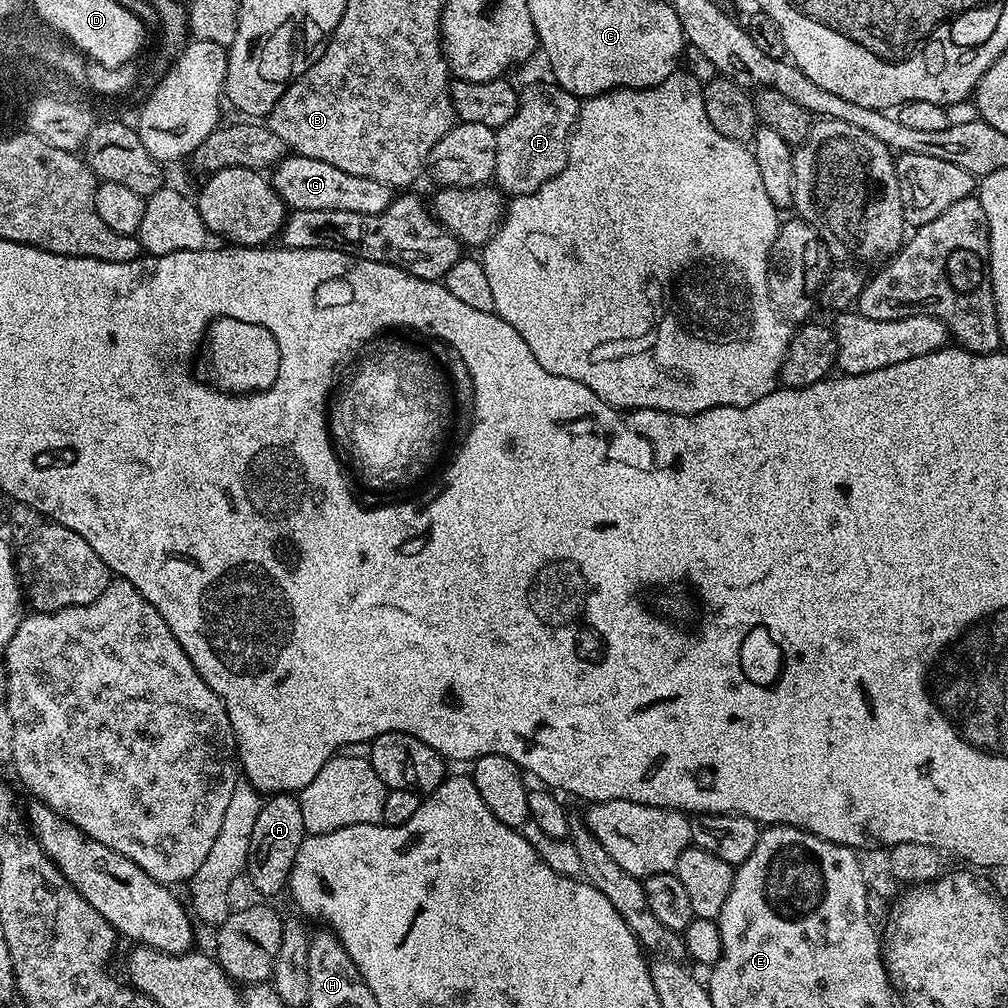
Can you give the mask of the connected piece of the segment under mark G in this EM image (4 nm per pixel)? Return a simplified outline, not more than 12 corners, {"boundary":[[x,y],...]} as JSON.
{"boundary":[[289,154],[270,172],[292,210],[379,214],[394,189]]}

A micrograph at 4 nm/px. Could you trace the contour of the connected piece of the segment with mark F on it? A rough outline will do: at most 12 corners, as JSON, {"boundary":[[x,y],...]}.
{"boundary":[[519,89],[495,129],[494,184],[515,198],[563,170],[581,101]]}

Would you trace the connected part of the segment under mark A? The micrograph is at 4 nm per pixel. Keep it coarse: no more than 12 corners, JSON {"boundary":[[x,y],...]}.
{"boundary":[[292,794],[262,803],[246,879],[272,898],[288,887],[306,837]]}

